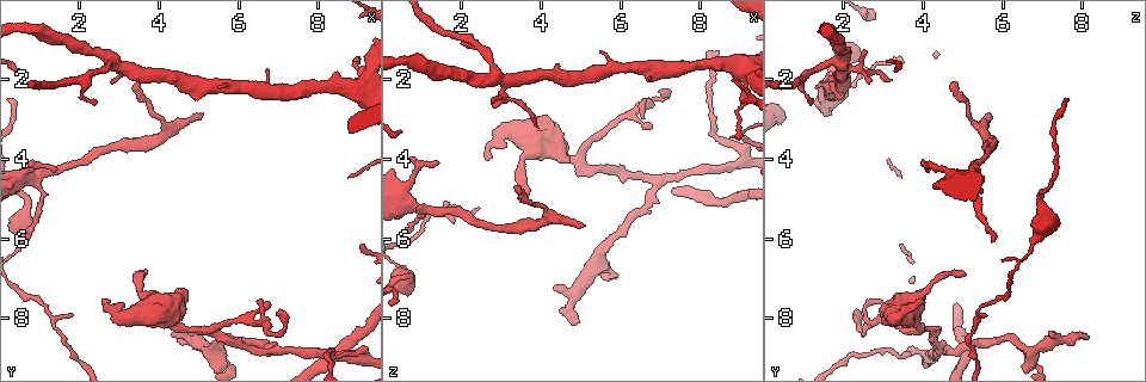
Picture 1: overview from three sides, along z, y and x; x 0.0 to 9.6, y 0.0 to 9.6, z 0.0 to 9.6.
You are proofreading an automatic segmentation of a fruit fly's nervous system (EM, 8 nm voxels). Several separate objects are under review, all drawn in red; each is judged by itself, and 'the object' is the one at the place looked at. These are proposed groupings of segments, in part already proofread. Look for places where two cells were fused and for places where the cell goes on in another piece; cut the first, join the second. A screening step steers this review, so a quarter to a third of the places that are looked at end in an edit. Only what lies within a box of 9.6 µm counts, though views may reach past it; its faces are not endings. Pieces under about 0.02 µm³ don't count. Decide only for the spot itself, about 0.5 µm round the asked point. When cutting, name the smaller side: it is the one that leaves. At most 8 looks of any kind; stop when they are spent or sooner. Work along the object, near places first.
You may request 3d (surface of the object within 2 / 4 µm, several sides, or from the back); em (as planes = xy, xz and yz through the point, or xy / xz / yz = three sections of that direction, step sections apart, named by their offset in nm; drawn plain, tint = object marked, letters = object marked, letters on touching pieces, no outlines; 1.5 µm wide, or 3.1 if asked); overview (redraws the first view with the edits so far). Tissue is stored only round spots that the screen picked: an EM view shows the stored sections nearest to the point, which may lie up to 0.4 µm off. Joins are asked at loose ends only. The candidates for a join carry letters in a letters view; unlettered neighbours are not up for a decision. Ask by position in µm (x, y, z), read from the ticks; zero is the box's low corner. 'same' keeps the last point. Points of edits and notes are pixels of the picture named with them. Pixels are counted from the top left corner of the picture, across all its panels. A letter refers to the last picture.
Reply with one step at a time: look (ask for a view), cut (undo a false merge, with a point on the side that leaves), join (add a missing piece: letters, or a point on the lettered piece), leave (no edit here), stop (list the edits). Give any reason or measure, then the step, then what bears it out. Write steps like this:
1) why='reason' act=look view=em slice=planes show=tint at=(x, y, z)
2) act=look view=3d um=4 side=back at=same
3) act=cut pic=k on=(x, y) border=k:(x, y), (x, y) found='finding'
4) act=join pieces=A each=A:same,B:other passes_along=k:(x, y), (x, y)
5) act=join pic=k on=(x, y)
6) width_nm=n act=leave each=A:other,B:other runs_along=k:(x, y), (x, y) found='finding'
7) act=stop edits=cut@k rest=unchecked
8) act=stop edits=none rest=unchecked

why='calibre changes' act=look view=3d um=4 at=(0.65, 5.35, 6.95)

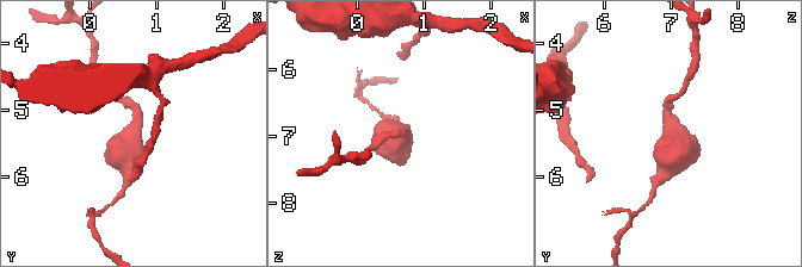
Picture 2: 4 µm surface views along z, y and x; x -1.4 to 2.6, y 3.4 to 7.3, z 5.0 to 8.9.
act=look view=em slice=xy step=8 show=letters at=(0.65, 5.30, 7.05)

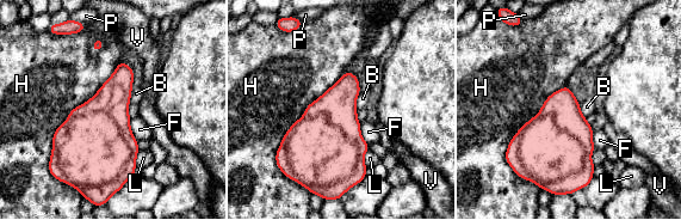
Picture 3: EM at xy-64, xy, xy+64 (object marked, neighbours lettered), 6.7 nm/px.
longest_contact=H:800nm act=leave each=B:other,F:other,H:other,L:other,P:other,V:other border=3:(360, 92), (356, 102), (357, 110) found='continuous, no second cell'

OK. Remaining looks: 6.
why='free end' act=look view=3d um=4 at=(3.45, 2.15, 4.75)

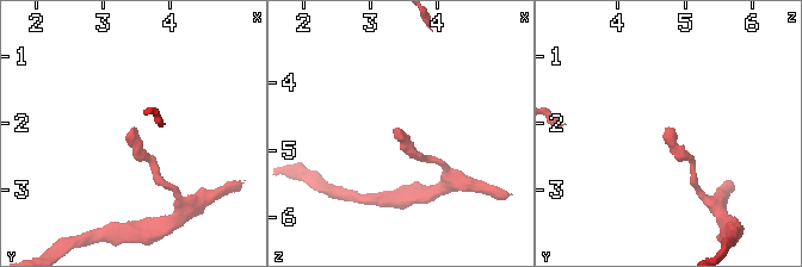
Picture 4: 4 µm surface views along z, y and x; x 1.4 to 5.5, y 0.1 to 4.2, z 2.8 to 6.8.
act=look view=em slice=planes show=letters at=(3.40, 2.10, 4.75)

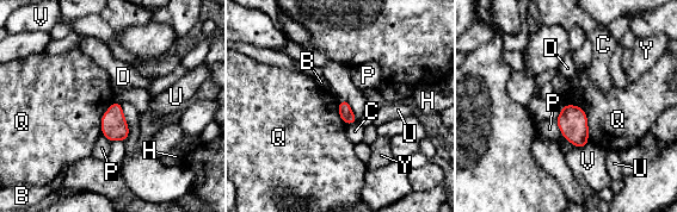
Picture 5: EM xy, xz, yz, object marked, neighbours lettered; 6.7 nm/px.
width_nm=90 act=leave each=B:other,C:other,D:other,H:other,P:other,Q:other,U:other,V:other,Y:other border=5:(562, 105), (585, 113), (589, 141) found='none of them fits'

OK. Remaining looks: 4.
act=look view=em slice=xz step=8 show=tint at=(5.10, 3.00, 5.70)

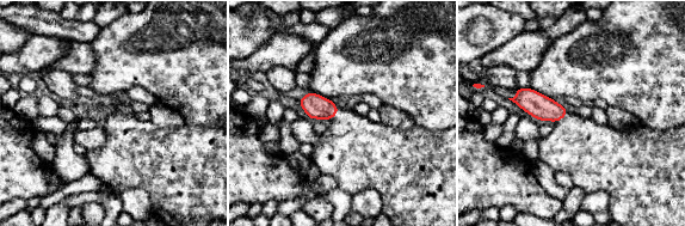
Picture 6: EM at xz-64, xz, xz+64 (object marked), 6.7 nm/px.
act=look view=em slice=yz step=4 show=tint at=same

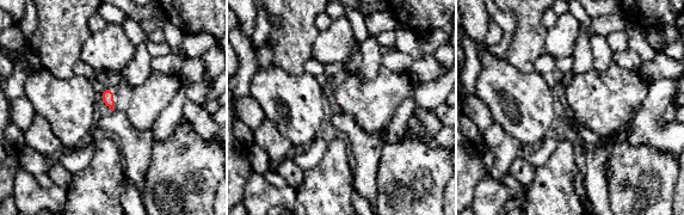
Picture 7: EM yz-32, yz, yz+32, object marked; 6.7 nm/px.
why='what lies round it' act=look view=em slice=yz step=4 show=letters at=same

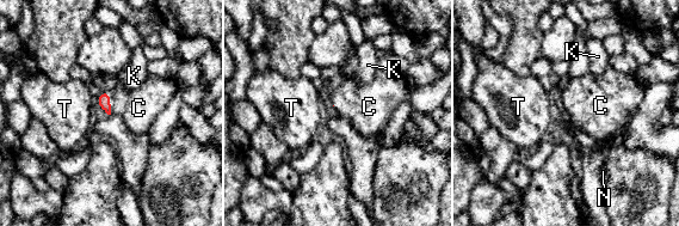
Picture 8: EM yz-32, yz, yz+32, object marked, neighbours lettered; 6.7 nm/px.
act=join pieces=C each=C:same,K:other,N:other,T:other passes_along=8:(104, 98), (109, 103), (139, 108) found='the cell continues'

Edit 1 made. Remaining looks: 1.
act=stop edits=join@8 rest=unchecked

